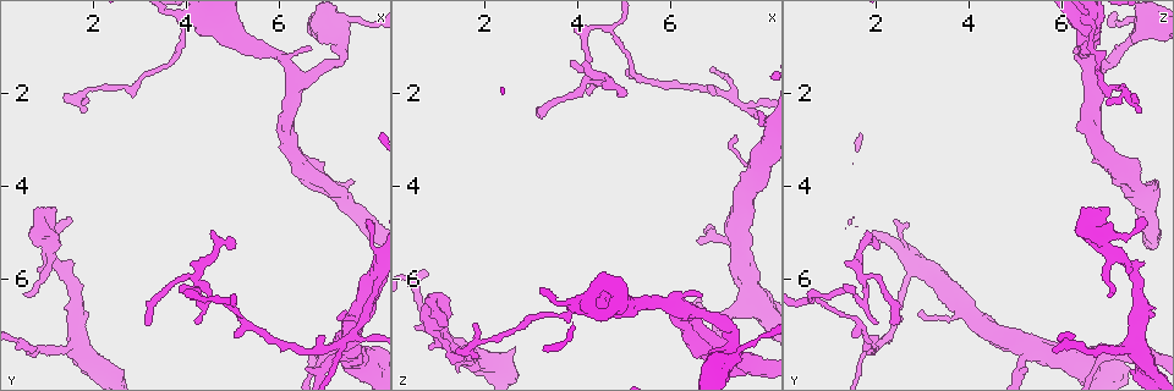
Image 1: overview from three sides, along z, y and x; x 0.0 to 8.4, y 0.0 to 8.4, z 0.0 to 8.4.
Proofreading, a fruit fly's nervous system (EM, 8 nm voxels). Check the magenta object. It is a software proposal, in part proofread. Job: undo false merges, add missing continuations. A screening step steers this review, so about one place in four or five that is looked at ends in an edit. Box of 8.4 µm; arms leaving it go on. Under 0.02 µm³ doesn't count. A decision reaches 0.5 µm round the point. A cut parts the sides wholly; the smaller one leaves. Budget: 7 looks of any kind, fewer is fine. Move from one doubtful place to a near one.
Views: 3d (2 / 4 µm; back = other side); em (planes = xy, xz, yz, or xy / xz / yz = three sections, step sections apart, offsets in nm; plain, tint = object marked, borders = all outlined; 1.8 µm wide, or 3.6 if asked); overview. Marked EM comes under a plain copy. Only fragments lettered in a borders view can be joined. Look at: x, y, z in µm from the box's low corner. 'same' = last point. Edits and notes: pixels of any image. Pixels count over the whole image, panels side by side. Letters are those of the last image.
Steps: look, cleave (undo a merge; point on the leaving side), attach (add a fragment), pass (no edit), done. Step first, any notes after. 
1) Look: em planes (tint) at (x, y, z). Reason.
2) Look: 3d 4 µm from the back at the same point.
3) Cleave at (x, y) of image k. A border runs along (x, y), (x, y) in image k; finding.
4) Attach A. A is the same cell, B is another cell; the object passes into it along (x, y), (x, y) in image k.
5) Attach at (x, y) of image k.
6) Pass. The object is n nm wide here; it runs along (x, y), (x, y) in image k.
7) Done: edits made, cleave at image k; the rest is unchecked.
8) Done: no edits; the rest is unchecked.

Look: 3d 2 µm at (0.80, 7.45, 5.90). Branch stops here.

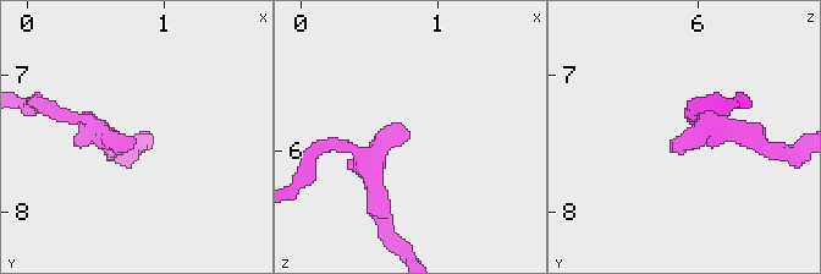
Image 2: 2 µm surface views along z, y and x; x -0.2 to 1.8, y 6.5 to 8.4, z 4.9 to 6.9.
Look: em planes (borders) at (0.80, 7.48, 5.88).

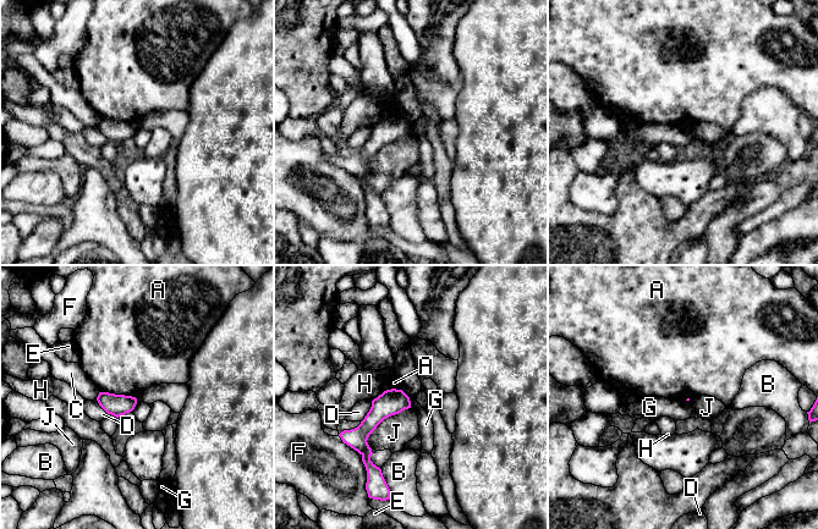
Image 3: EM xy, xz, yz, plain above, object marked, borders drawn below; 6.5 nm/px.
Pass. The longest contact is with J, 400 nm; A, B, C, D, E, F, G, H and J are other cells; a border runs along (401, 390), (408, 397), (411, 407) in image 3; no lettered fragment goes on from it.

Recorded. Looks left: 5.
Look: em planes (borders) at (1.65, 7.45, 7.65). Sudden change in width.

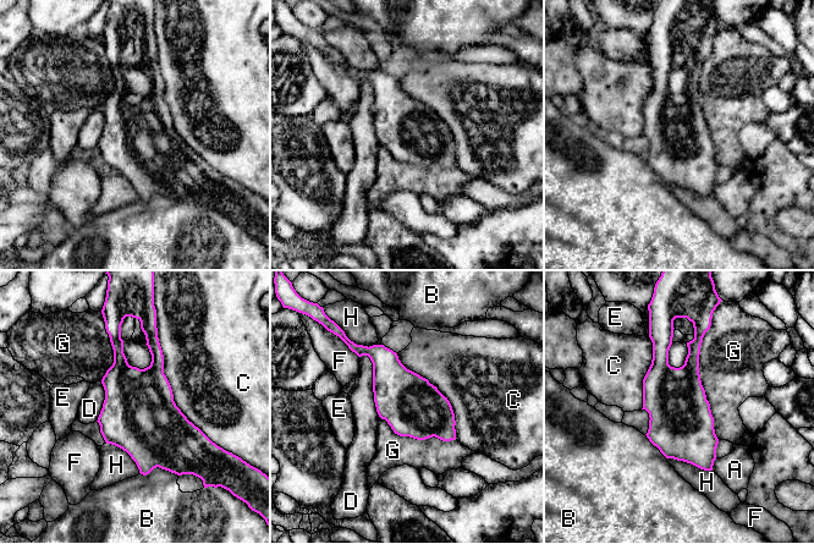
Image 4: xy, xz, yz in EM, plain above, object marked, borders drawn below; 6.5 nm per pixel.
Pass. The longest contact is with C, 850 nm; A, B, C, D, E, F, G and H are other cells; a border runs along (709, 328), (699, 379), (719, 439) in image 4; one neuron here.

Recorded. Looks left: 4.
Look: em planes (borders) at (1.20, 4.50, 6.85). Free end.

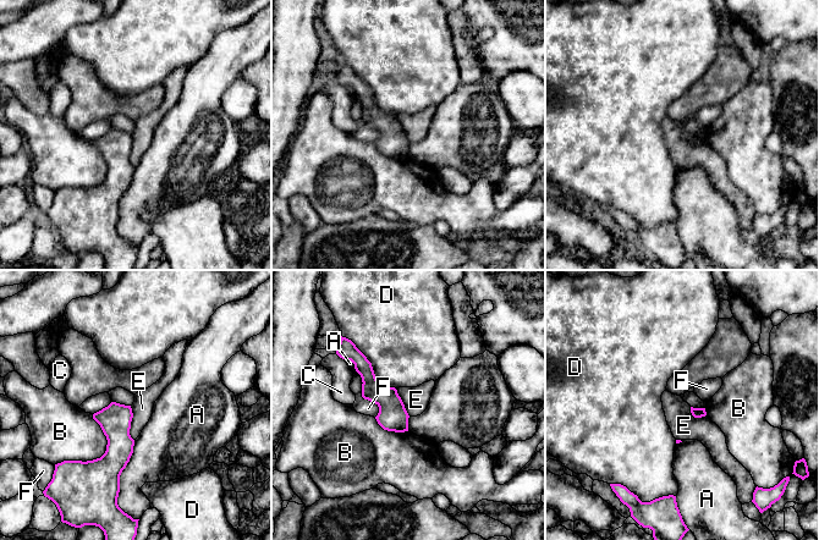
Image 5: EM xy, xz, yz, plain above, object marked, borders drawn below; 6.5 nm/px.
Pass. A, B, C, D, E and F are other cells; it runs along (358, 354), (370, 385), (405, 428) in image 5; none of them fits.

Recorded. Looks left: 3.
Done: no edits; the rest is unchecked.

